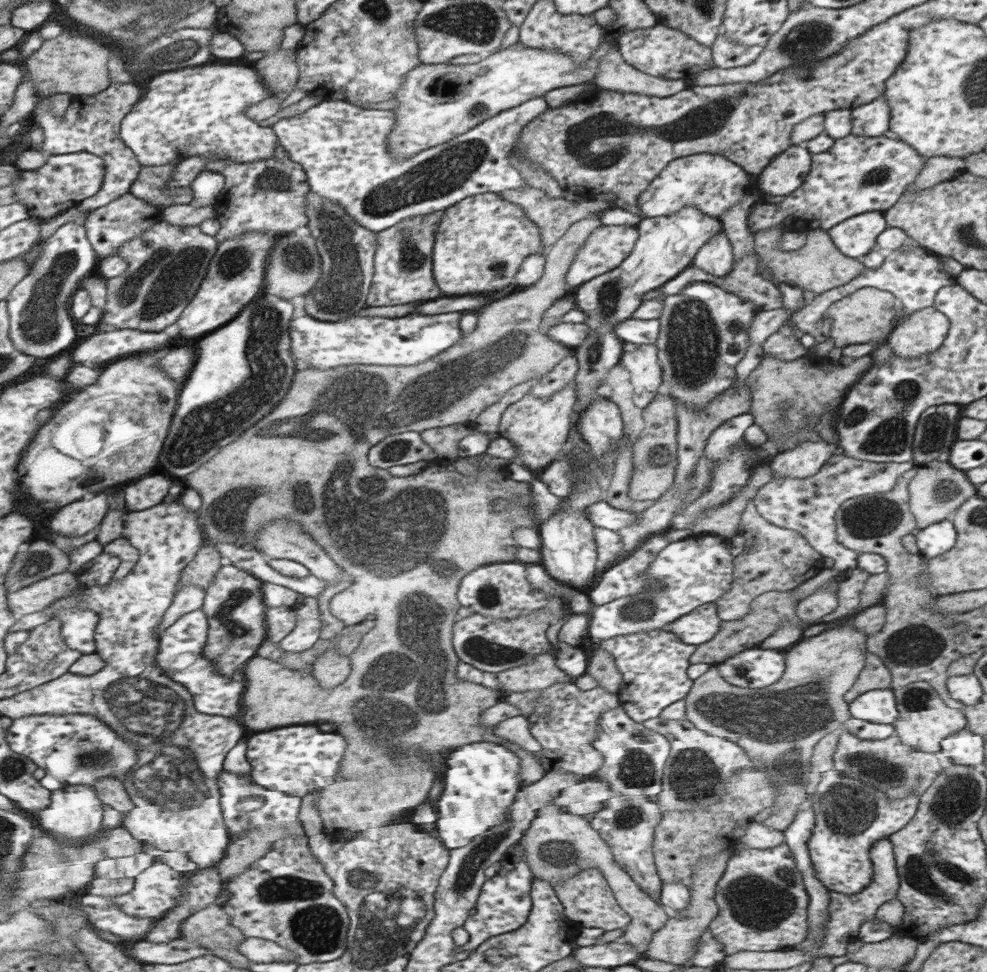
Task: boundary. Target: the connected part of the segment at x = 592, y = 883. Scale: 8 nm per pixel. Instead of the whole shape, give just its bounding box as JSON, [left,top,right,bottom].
[555,870,631,932]

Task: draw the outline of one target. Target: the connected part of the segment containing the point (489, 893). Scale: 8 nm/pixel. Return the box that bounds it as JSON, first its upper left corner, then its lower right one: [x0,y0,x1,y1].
[457,830,533,952]

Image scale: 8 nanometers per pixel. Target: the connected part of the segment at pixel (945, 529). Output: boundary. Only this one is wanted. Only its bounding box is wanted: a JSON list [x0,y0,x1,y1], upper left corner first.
[915,520,957,560]

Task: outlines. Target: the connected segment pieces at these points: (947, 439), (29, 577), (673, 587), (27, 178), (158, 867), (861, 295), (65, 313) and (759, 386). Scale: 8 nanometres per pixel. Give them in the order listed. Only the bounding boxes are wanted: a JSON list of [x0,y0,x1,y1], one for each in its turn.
[[913,404,961,466],[7,540,71,594],[587,534,733,642],[13,152,107,220],[117,860,191,920],[825,288,899,348],[7,222,101,358],[745,354,871,454]]

